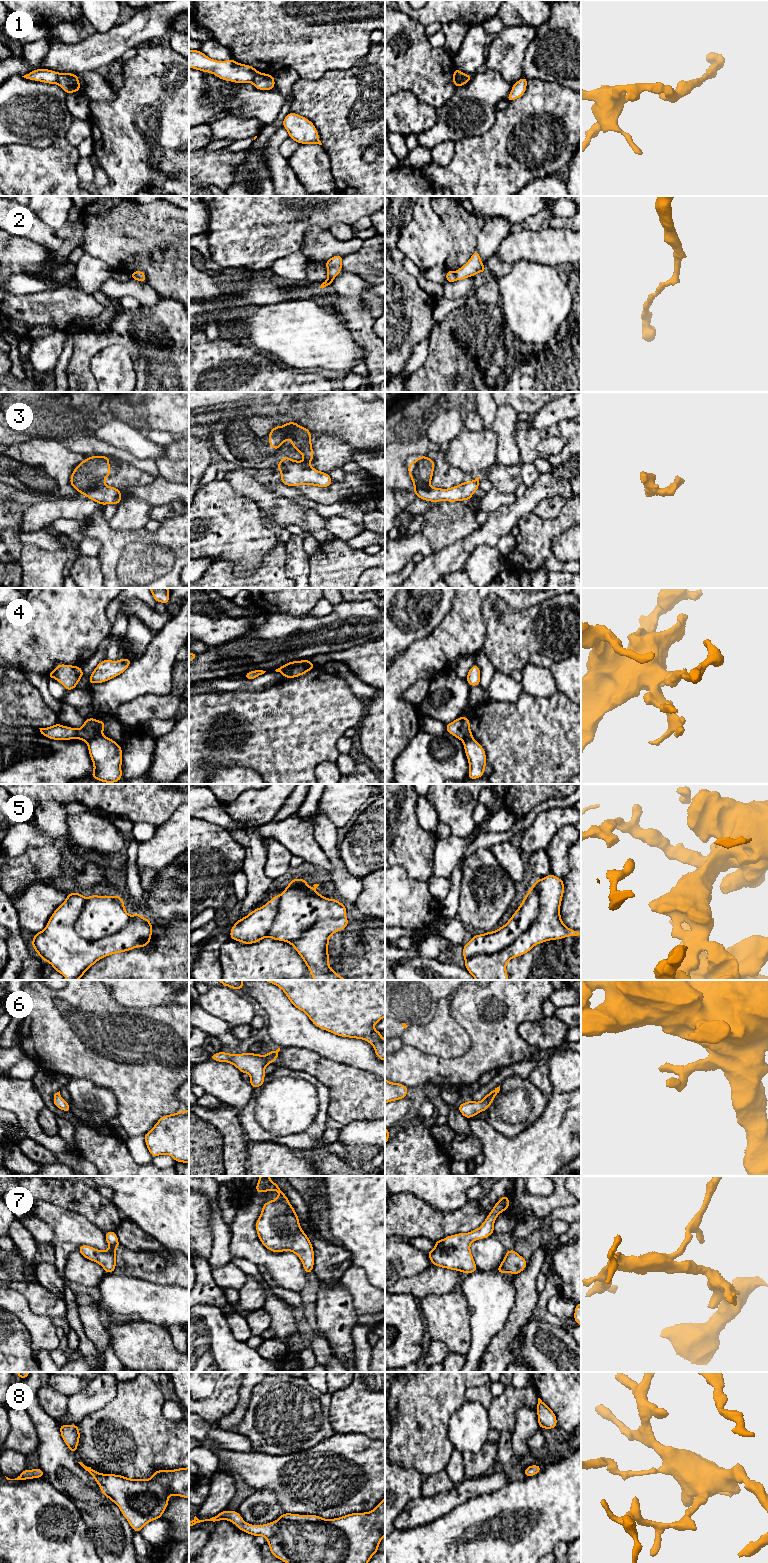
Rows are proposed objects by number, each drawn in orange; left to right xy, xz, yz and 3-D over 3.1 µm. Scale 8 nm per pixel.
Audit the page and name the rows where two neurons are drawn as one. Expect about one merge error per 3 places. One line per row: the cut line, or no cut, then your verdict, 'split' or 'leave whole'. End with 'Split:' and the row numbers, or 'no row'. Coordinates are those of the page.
1: cut in yz along (464, 73), (460, 85); split
2: no cut; leave whole
3: cut in xy along (104, 485), (92, 487), (83, 493); split
4: cut in xz along (300, 661), (292, 666), (284, 676); split
5: no cut; leave whole
6: no cut; leave whole
7: no cut; leave whole
8: no cut; leave whole
Split: 1, 3, 4

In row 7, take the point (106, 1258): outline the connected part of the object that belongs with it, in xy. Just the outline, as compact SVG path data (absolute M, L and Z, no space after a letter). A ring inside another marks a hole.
M116 1232L104 1233L105 1239L110 1246L109 1250L97 1250L88 1245L79 1245L78 1251L88 1260L100 1264L106 1273L112 1273L116 1268L116 1248L120 1246Z

